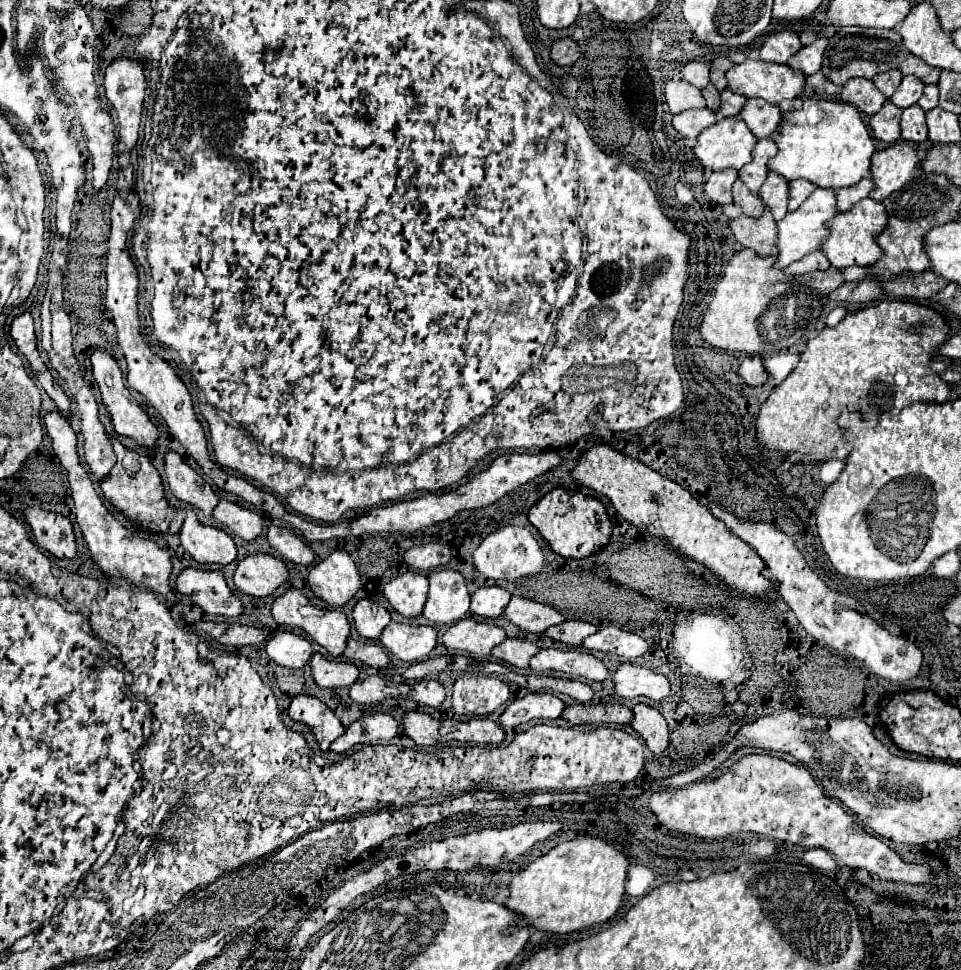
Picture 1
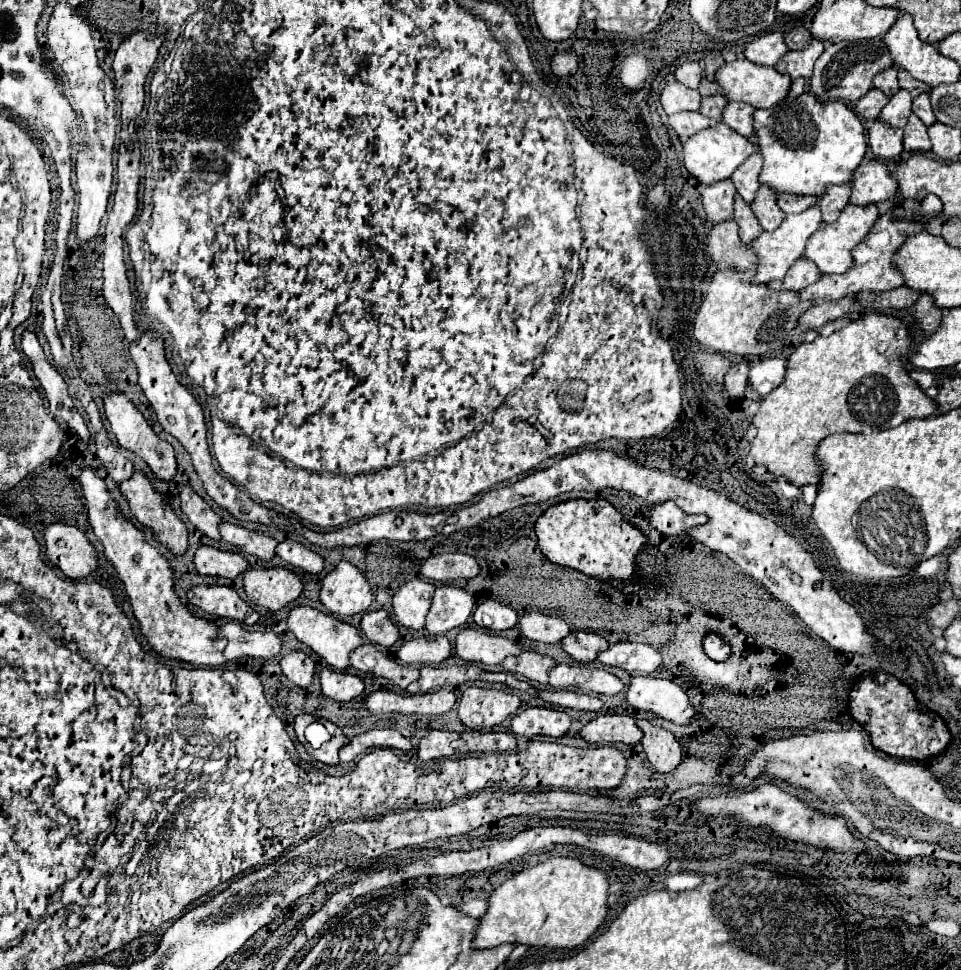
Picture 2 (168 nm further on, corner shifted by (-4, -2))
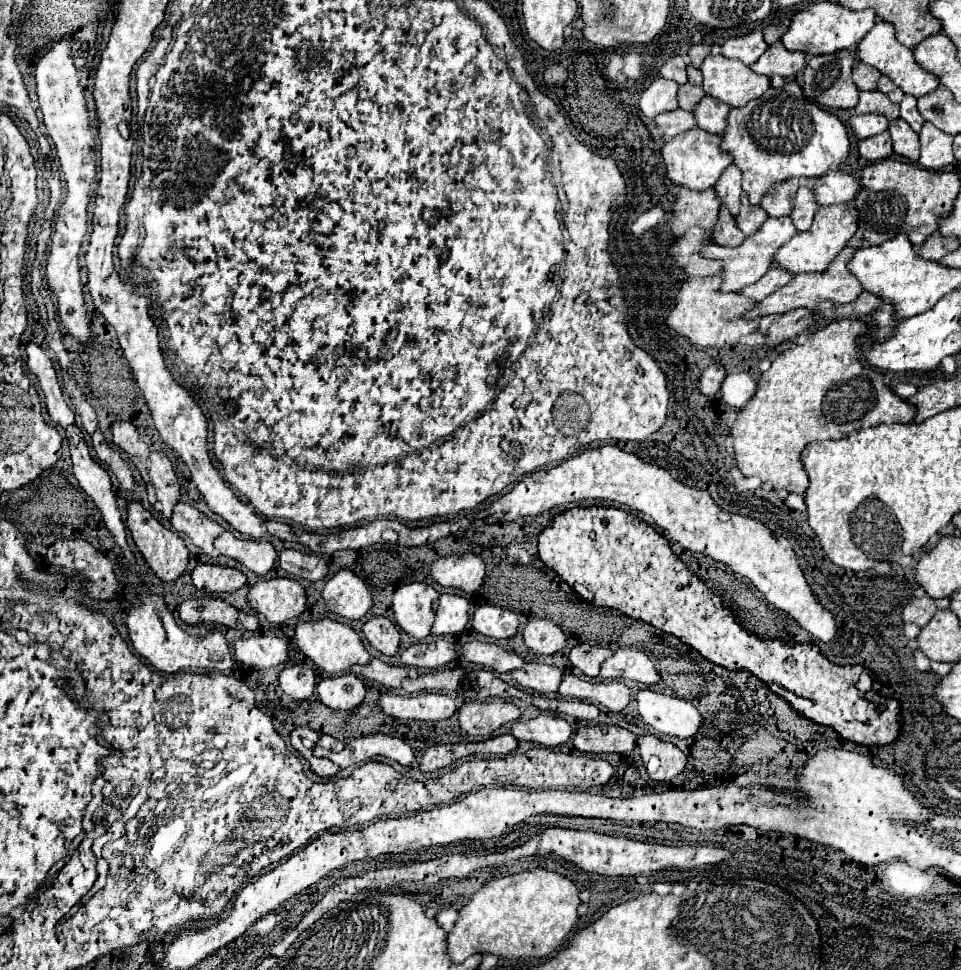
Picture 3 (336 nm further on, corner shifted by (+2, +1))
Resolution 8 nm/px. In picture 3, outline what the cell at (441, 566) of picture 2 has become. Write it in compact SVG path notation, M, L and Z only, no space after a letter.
M472 553L440 557L430 565L430 575L442 587L456 587L474 593L484 579L484 563Z

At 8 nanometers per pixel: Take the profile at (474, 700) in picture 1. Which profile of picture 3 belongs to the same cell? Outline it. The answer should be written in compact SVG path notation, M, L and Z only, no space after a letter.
M502 699L464 701L458 709L458 721L462 731L478 739L488 739L504 723L512 723L520 717L518 705Z

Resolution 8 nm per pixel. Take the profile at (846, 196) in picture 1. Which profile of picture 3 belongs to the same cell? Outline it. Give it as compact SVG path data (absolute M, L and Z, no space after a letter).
M804 185L798 189L796 193L796 205L794 205L794 211L792 211L792 219L794 219L794 225L798 227L798 231L806 231L812 221L814 221L814 215L816 211L820 209L818 201L816 201L816 195L814 195L814 189Z

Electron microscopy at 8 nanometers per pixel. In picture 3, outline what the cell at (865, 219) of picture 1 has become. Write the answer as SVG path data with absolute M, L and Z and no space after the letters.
M854 203L820 207L818 215L814 217L812 227L808 231L794 235L794 239L790 239L786 245L782 245L782 251L778 251L776 261L780 267L784 267L792 273L824 271L828 267L828 263L834 259L834 255L840 253L848 245L848 241L852 239L856 229L858 229L858 211L856 211Z

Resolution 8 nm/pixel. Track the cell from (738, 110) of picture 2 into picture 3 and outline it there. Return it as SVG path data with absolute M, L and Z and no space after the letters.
M704 97L698 107L694 107L694 117L698 121L698 127L716 135L722 135L728 127L728 113L730 113L730 105L722 103L720 99L714 97Z

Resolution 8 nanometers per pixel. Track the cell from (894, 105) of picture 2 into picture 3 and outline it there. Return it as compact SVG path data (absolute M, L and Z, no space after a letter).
M852 115L850 119L850 125L856 133L858 139L866 139L866 137L872 137L872 135L878 135L882 131L888 129L888 119L884 115Z

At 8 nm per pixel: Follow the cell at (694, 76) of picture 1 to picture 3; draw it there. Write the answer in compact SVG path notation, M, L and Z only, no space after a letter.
M672 57L668 63L664 63L664 65L662 65L660 75L662 75L664 79L672 79L672 81L676 81L676 83L684 85L684 83L688 81L684 59L682 59L682 57Z

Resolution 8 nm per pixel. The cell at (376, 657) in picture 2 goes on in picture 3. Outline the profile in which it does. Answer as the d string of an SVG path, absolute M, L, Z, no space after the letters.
M374 657L368 665L354 665L352 673L358 675L358 677L376 681L376 683L380 683L384 687L390 687L390 689L400 689L404 677L418 677L416 669L404 667L404 665L394 667L394 665L388 665L388 663L380 661L378 657Z

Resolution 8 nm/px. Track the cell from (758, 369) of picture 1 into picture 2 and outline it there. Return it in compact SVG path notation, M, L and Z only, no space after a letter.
M740 362L740 364L734 364L726 376L724 376L724 390L728 396L736 398L740 396L746 388L748 388L748 364L746 362Z

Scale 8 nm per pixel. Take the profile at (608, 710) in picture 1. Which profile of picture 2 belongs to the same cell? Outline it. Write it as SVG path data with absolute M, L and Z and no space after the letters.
M600 714L592 722L588 722L580 736L588 744L600 744L600 742L622 742L628 746L634 746L642 740L642 732L636 726L634 718L630 716L618 716L618 714Z

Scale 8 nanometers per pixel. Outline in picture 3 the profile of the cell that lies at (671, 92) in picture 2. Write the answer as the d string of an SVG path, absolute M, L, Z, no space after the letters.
M656 79L640 97L640 109L646 117L656 117L678 109L678 83Z

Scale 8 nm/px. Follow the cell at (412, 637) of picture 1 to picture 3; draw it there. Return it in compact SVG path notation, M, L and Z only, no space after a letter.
M426 639L402 651L400 661L408 667L444 667L456 657L454 645L446 639Z

